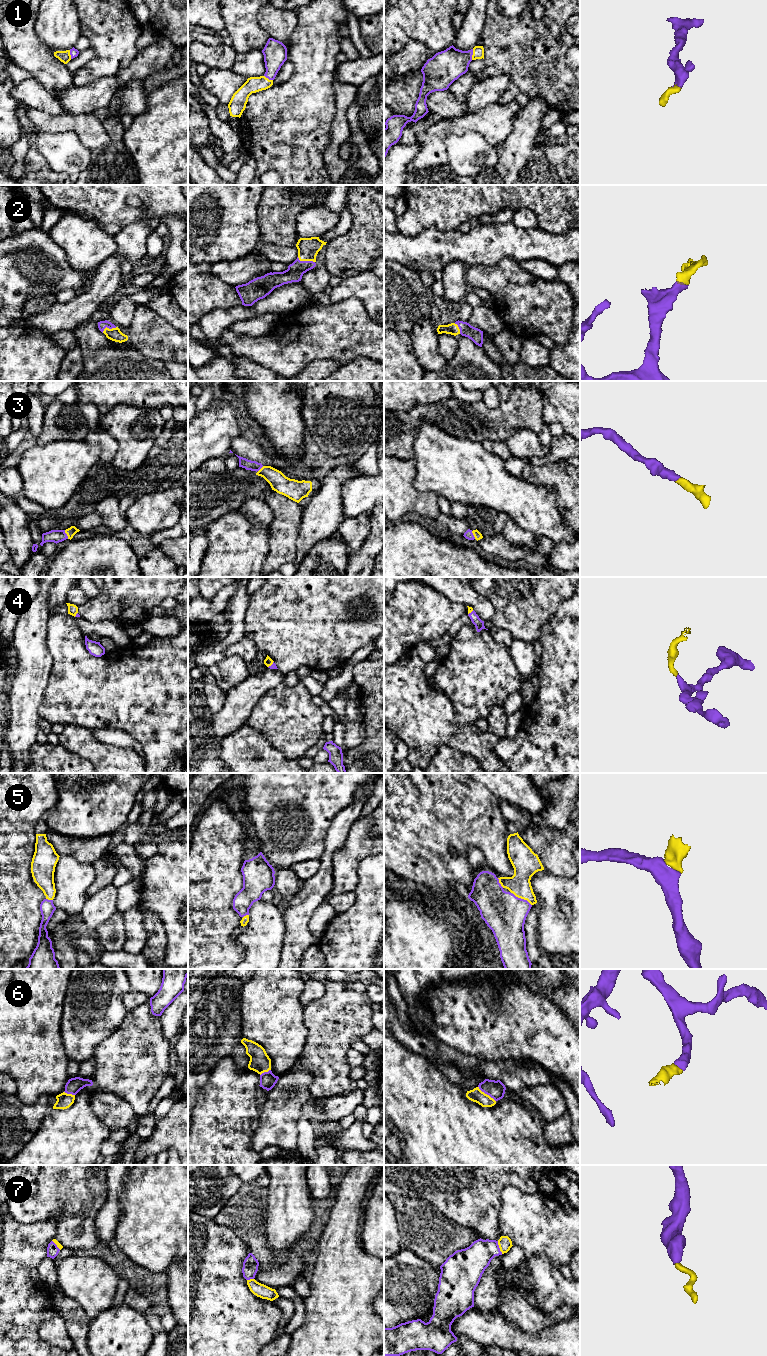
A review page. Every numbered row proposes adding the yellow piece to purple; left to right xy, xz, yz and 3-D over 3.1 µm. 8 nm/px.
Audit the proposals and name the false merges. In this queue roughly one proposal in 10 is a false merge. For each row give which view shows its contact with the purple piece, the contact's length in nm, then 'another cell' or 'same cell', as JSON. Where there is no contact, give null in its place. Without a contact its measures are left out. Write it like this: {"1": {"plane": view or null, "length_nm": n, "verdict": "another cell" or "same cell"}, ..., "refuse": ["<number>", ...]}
{"1": {"plane": "yz", "length_nm": 90, "verdict": "same cell"}, "2": {"plane": "xz", "length_nm": 150, "verdict": "same cell"}, "3": {"plane": "xy", "length_nm": 80, "verdict": "same cell"}, "4": {"plane": "xz", "length_nm": 70, "verdict": "same cell"}, "5": {"plane": "yz", "length_nm": 180, "verdict": "same cell"}, "6": {"plane": "yz", "length_nm": 190, "verdict": "same cell"}, "7": {"plane": "yz", "length_nm": 110, "verdict": "same cell"}, "refuse": []}

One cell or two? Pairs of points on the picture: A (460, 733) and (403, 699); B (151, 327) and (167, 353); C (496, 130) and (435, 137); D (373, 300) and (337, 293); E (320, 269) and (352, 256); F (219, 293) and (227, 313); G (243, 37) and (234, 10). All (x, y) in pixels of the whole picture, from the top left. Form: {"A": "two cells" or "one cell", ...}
{"A": "one cell", "B": "one cell", "C": "one cell", "D": "one cell", "E": "two cells", "F": "two cells", "G": "one cell"}

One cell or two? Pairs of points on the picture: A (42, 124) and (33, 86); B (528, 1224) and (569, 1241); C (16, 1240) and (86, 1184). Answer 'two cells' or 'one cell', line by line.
A: two cells
B: one cell
C: two cells

